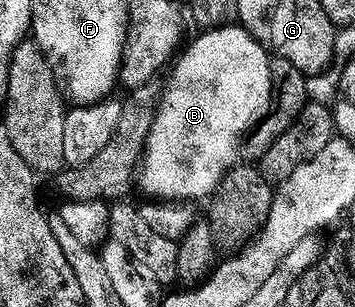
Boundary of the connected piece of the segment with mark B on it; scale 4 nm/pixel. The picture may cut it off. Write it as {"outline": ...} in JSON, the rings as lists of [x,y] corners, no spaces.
{"outline":[[[230,25],[200,32],[201,36],[176,56],[165,92],[152,112],[143,154],[139,159],[139,181],[147,196],[157,201],[198,201],[212,196],[226,171],[239,159],[241,136],[255,116],[264,111],[271,97],[270,52],[244,27]]]}

